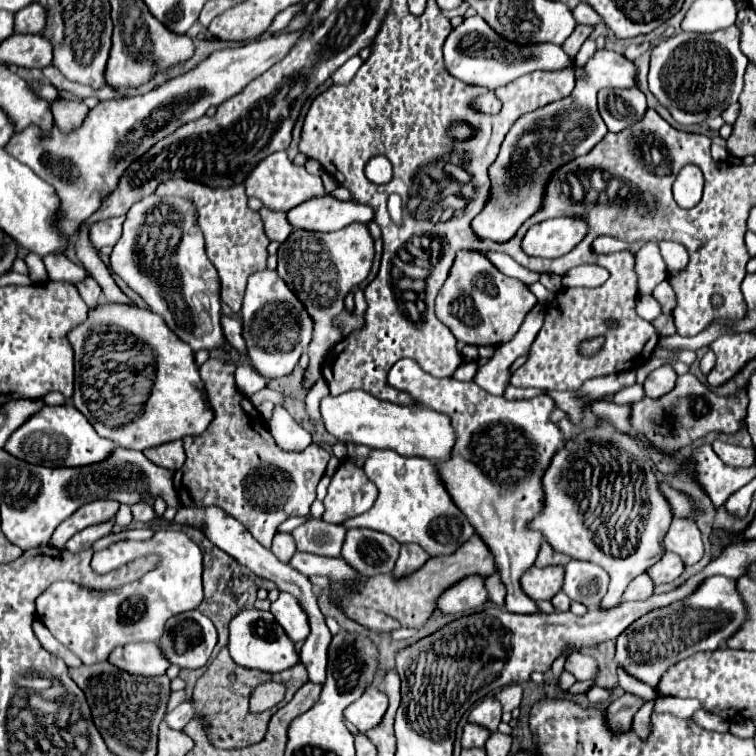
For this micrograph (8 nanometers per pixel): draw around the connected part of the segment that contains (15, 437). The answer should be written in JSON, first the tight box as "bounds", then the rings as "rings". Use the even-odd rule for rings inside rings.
{"bounds":[5,403,115,467],"rings":[[[71,403],[59,405],[59,407],[49,407],[43,405],[37,413],[33,413],[19,429],[11,433],[7,439],[5,447],[7,453],[11,453],[17,459],[23,459],[27,463],[37,463],[37,465],[47,465],[47,467],[77,467],[77,465],[89,465],[103,461],[115,445],[113,441],[101,439],[91,423],[79,413]]]}

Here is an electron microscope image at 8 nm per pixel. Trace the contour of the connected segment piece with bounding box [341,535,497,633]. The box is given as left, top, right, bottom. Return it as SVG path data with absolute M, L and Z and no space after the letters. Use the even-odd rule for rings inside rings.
M473 535L463 547L459 547L449 557L431 557L421 569L411 573L411 577L403 577L403 581L393 581L393 575L383 577L367 577L367 589L359 593L359 597L343 597L341 605L347 617L357 623L375 629L375 631L393 631L399 627L421 627L437 609L437 599L453 587L457 581L469 575L483 575L479 571L495 571L495 557L479 535Z

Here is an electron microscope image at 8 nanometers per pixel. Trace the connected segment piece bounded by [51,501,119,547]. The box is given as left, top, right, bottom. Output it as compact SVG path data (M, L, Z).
M93 501L77 509L71 517L67 517L51 535L51 545L63 547L69 537L73 537L77 531L89 527L89 525L99 525L105 521L111 521L119 509L117 501Z

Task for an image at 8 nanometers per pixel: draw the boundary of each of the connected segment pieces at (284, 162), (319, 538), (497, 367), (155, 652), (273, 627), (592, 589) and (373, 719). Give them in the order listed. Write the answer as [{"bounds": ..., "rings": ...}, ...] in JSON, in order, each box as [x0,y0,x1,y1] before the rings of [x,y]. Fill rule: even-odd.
[{"bounds":[245,151,325,213],"rings":[[[279,151],[273,153],[269,157],[265,157],[253,171],[251,177],[247,177],[245,181],[245,191],[249,197],[257,197],[263,201],[263,205],[271,211],[283,211],[287,213],[289,209],[315,199],[315,197],[323,197],[325,195],[325,187],[321,177],[307,173],[307,169],[303,165],[295,165],[293,161],[289,161],[287,151]]]},{"bounds":[291,517,347,557],"rings":[[[311,517],[305,525],[291,531],[297,543],[297,551],[325,555],[325,557],[339,557],[345,533],[347,531],[342,525],[329,525],[321,519],[311,519]]]},{"bounds":[473,305,545,395],"rings":[[[541,305],[533,307],[527,313],[527,317],[525,317],[523,325],[519,327],[519,331],[515,333],[515,337],[497,347],[495,355],[491,357],[491,361],[487,361],[487,363],[483,363],[479,367],[479,371],[475,373],[473,381],[481,389],[485,389],[487,393],[501,395],[505,385],[509,383],[509,367],[511,367],[511,363],[517,357],[521,357],[521,355],[525,355],[529,351],[533,339],[537,337],[539,329],[543,325],[543,319],[545,319],[545,309]]]},{"bounds":[109,641,169,677],"rings":[[[145,641],[113,649],[109,661],[111,665],[125,669],[127,673],[143,677],[163,675],[169,667],[169,661],[163,657],[163,653],[159,653],[159,647],[155,643],[145,643]]]},{"bounds":[227,609,299,673],"rings":[[[245,609],[237,617],[231,619],[229,625],[229,643],[227,643],[231,659],[245,667],[245,669],[257,669],[263,673],[281,673],[295,663],[299,663],[297,651],[291,641],[287,641],[287,635],[283,633],[281,625],[277,625],[275,617],[269,611],[259,611],[259,609]]]},{"bounds":[563,561,609,607],"rings":[[[571,561],[565,567],[565,581],[563,593],[585,607],[599,607],[601,599],[607,593],[609,575],[595,563],[589,561]]]},{"bounds":[345,687,387,733],"rings":[[[367,687],[365,693],[345,709],[345,719],[351,721],[359,729],[359,733],[365,733],[367,729],[379,725],[385,709],[387,709],[385,693],[381,693],[375,687]]]}]

